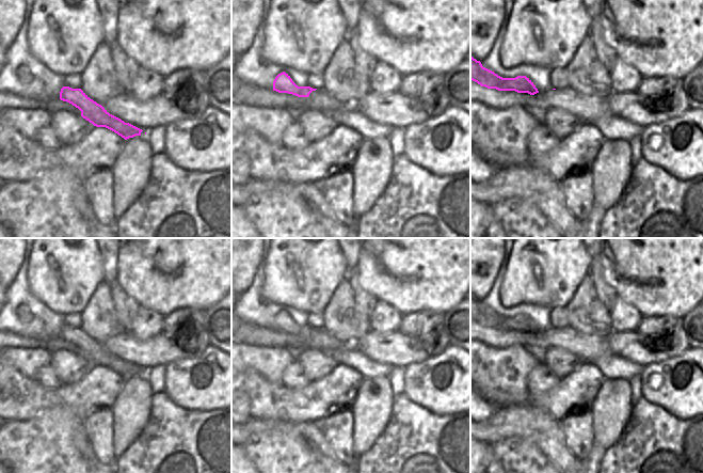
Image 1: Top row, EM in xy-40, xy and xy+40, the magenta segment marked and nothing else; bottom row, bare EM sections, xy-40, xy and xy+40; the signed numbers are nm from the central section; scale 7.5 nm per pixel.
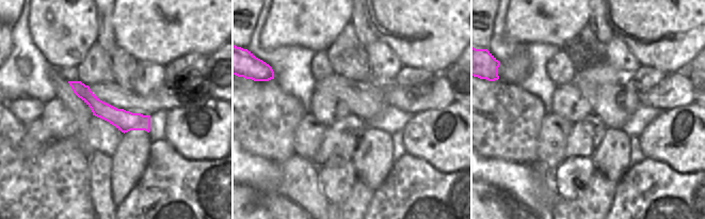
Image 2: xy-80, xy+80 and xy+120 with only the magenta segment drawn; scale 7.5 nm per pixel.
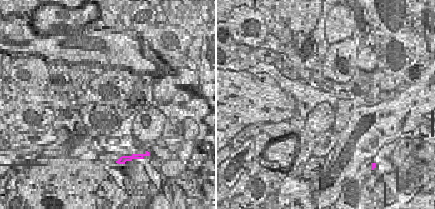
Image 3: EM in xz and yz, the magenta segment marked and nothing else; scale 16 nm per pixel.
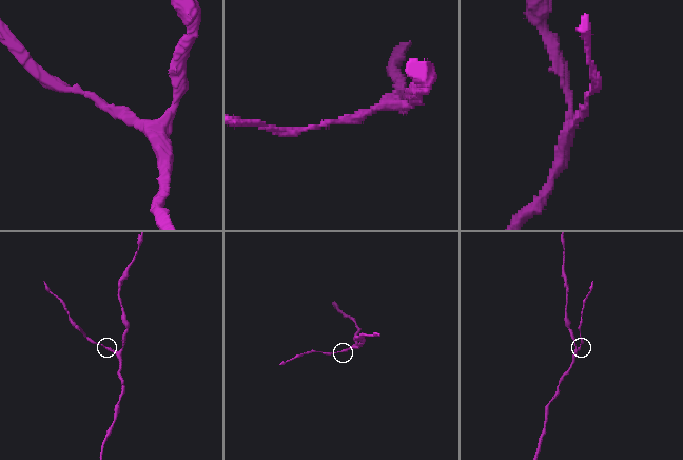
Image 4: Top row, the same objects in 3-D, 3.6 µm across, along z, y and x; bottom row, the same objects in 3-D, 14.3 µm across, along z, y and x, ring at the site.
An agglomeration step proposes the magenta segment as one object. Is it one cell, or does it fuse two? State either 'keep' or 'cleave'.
keep

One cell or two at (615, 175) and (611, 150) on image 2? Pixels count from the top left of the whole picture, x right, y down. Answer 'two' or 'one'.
one

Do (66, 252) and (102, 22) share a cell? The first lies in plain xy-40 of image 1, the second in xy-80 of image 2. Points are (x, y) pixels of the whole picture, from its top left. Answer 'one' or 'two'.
two

